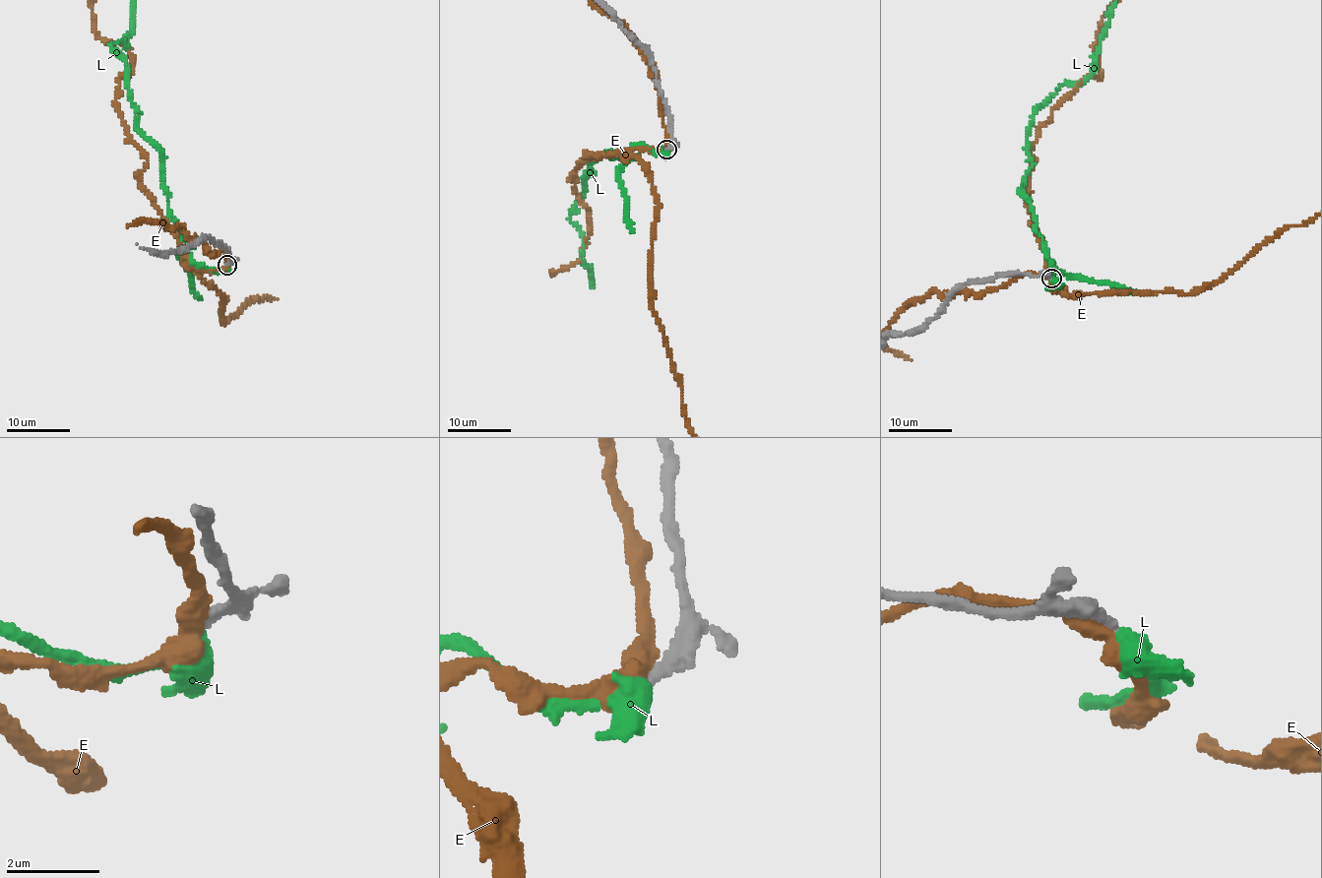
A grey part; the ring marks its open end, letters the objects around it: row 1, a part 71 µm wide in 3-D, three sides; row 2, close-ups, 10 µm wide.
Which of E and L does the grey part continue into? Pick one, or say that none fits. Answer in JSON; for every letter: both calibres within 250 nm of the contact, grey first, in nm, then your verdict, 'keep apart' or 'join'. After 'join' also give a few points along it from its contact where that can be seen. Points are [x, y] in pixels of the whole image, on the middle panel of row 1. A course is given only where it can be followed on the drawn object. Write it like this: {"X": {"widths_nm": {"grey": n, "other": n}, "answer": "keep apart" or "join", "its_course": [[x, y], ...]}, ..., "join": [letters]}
{"E": {"widths_nm": {"grey": 320, "other": 440}, "answer": "keep apart"}, "L": {"widths_nm": {"grey": 240, "other": 360}, "answer": "join"}, "join": ["L"]}

